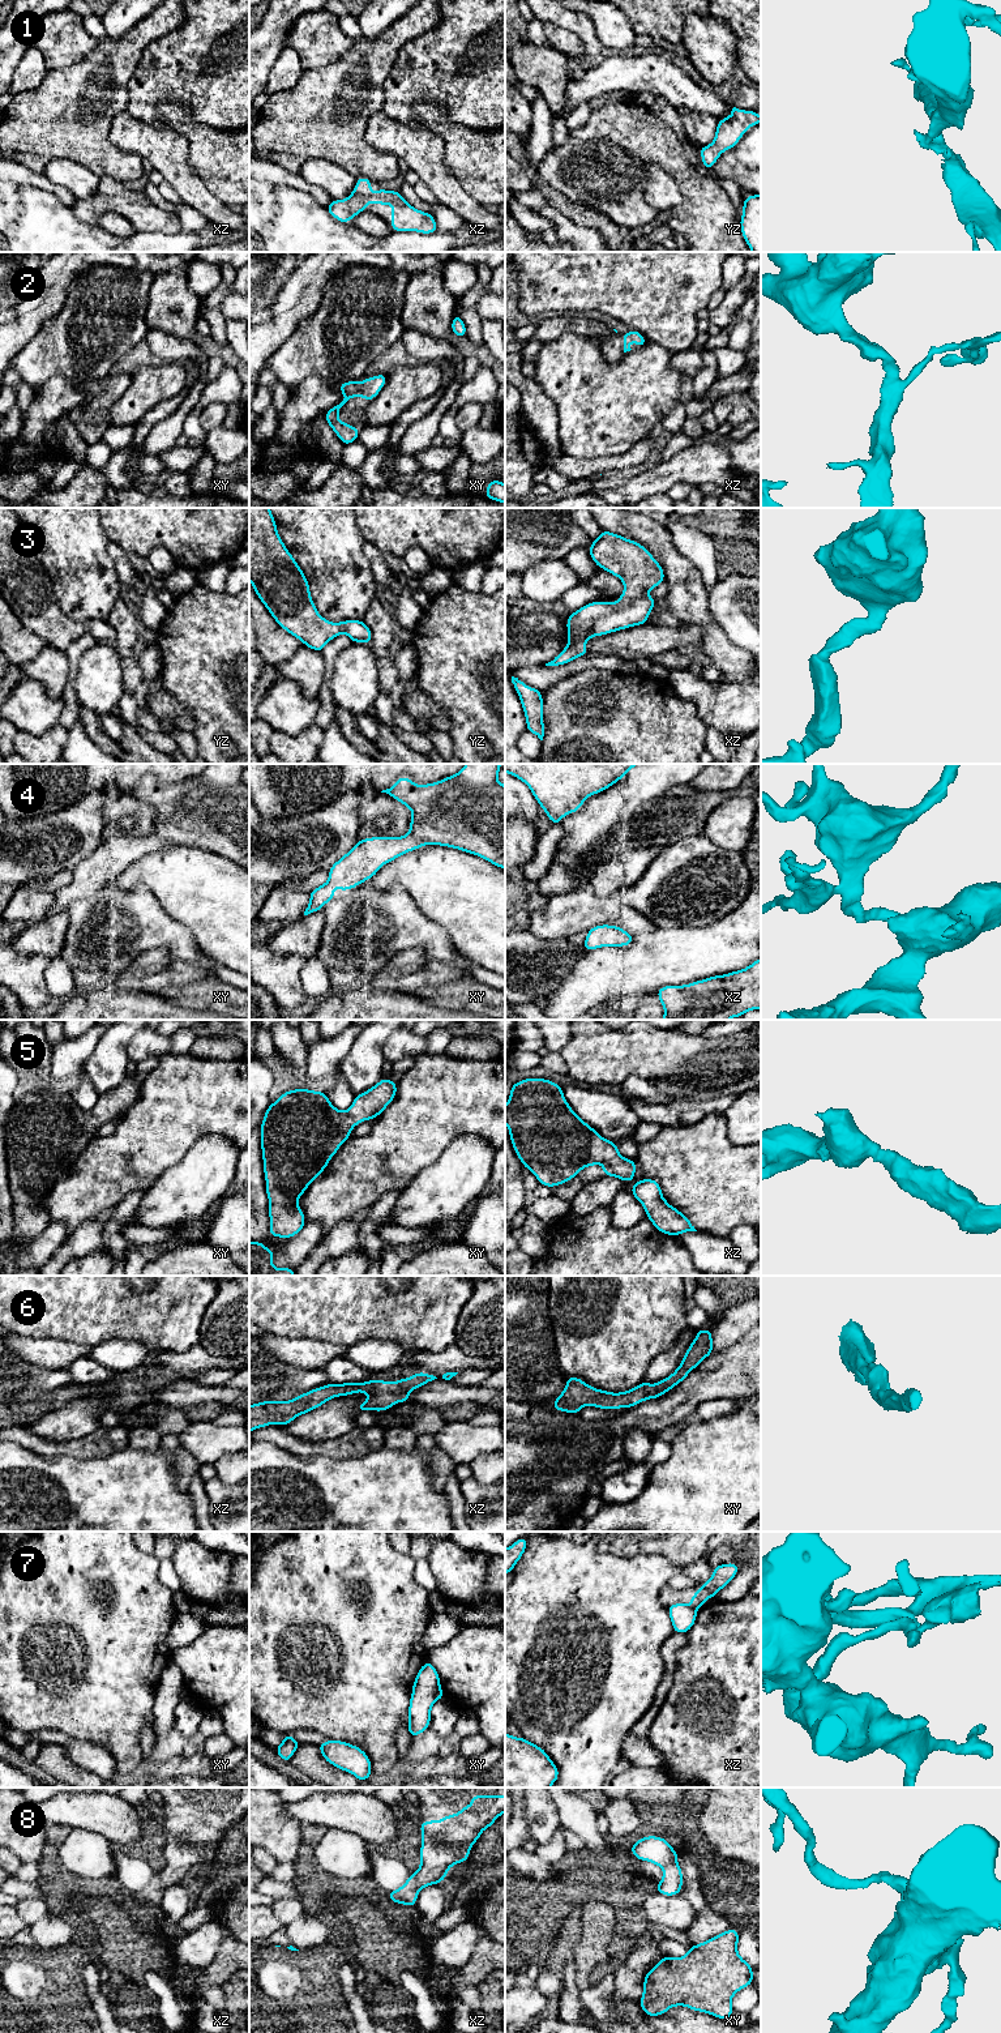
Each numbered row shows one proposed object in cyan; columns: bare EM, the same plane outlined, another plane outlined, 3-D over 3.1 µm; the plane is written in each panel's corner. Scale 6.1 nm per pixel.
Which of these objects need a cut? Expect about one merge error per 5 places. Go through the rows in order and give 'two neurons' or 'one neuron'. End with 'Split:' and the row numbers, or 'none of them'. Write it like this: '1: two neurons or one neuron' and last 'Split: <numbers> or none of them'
1: one neuron
2: one neuron
3: one neuron
4: one neuron
5: one neuron
6: one neuron
7: two neurons
8: two neurons
Split: 7, 8

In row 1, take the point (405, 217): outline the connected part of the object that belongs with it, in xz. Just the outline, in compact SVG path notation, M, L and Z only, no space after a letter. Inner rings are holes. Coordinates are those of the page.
M368 178L356 179L352 193L345 200L333 200L326 210L337 221L347 223L360 212L364 212L369 202L378 205L392 205L392 230L393 231L416 231L420 234L433 234L437 230L432 214L411 206L398 191L386 191L380 188L371 191L372 180Z

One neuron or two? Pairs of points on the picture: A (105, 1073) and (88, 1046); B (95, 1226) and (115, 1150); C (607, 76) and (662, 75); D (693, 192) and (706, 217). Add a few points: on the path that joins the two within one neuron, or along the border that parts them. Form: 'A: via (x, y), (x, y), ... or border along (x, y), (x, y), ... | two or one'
A: border along (103, 1033), (81, 1071) | two
B: border along (108, 1214), (101, 1218), (86, 1220), (69, 1234) | two
C: via (620, 75), (649, 75) | one
D: via (700, 199), (706, 205), (706, 210) | one

